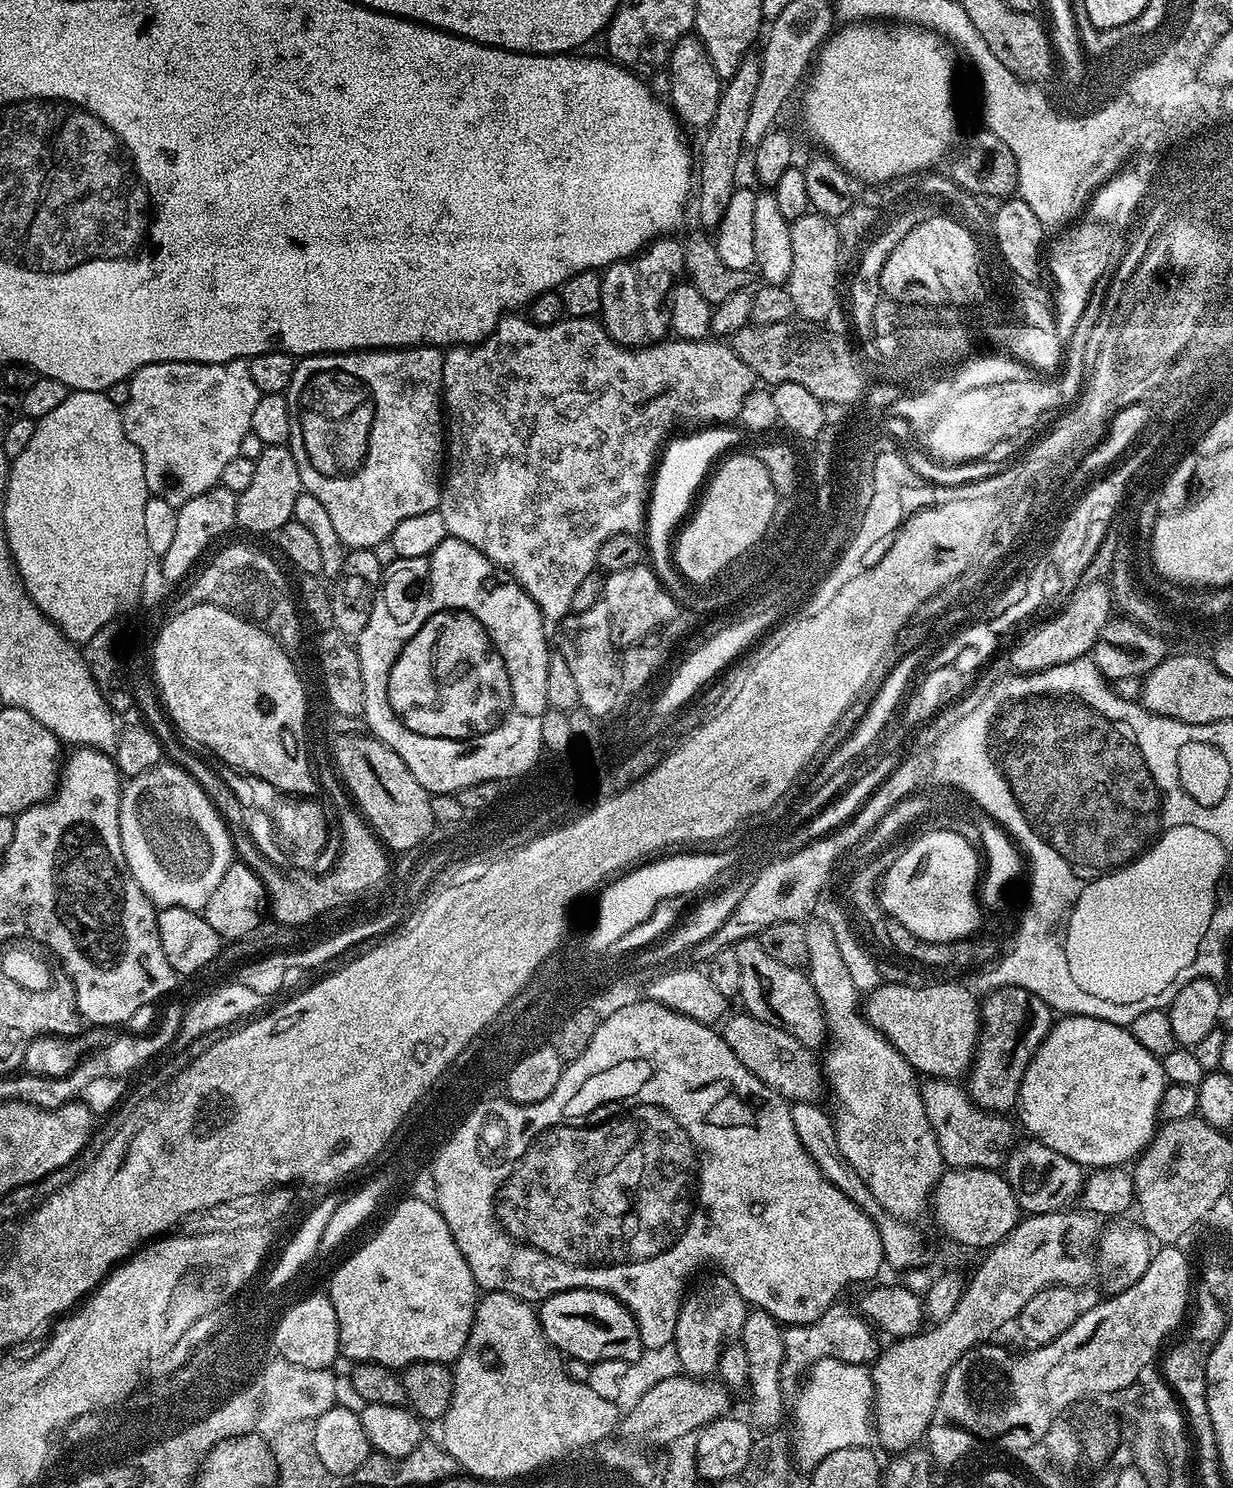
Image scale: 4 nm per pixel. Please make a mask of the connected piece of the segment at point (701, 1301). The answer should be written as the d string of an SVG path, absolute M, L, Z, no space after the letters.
M723 1274L716 1275L702 1281L696 1289L693 1287L687 1293L686 1299L680 1305L676 1323L676 1356L684 1367L681 1369L687 1375L697 1378L708 1378L715 1373L720 1349L726 1342L741 1335L750 1311L748 1301L742 1298L742 1294L738 1294L738 1286L734 1286L732 1279Z

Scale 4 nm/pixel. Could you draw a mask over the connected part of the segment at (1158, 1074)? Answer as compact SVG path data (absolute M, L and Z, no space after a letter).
M1064 1014L1053 1023L1022 1078L1018 1113L1021 1122L1033 1132L1031 1135L1050 1149L1088 1170L1114 1168L1135 1161L1156 1135L1165 1087L1161 1057L1138 1046L1125 1025Z

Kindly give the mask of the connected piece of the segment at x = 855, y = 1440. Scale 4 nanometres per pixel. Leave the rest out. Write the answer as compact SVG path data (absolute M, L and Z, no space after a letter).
M832 1357L818 1360L811 1365L799 1389L799 1398L796 1418L800 1422L800 1437L794 1440L794 1456L804 1460L805 1469L818 1467L820 1460L834 1454L834 1450L868 1448L873 1443L874 1389L871 1371L865 1365L847 1364Z

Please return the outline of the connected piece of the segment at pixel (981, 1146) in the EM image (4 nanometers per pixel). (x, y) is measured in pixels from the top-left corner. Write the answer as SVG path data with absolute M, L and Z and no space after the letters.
M928 1078L921 1083L920 1093L922 1094L922 1104L926 1106L926 1116L930 1118L930 1126L938 1138L940 1153L945 1165L949 1169L953 1168L990 1168L999 1169L1005 1163L1005 1159L1013 1147L1012 1124L1008 1121L1007 1115L999 1112L986 1112L975 1104L963 1087L959 1088L959 1083L939 1078Z

